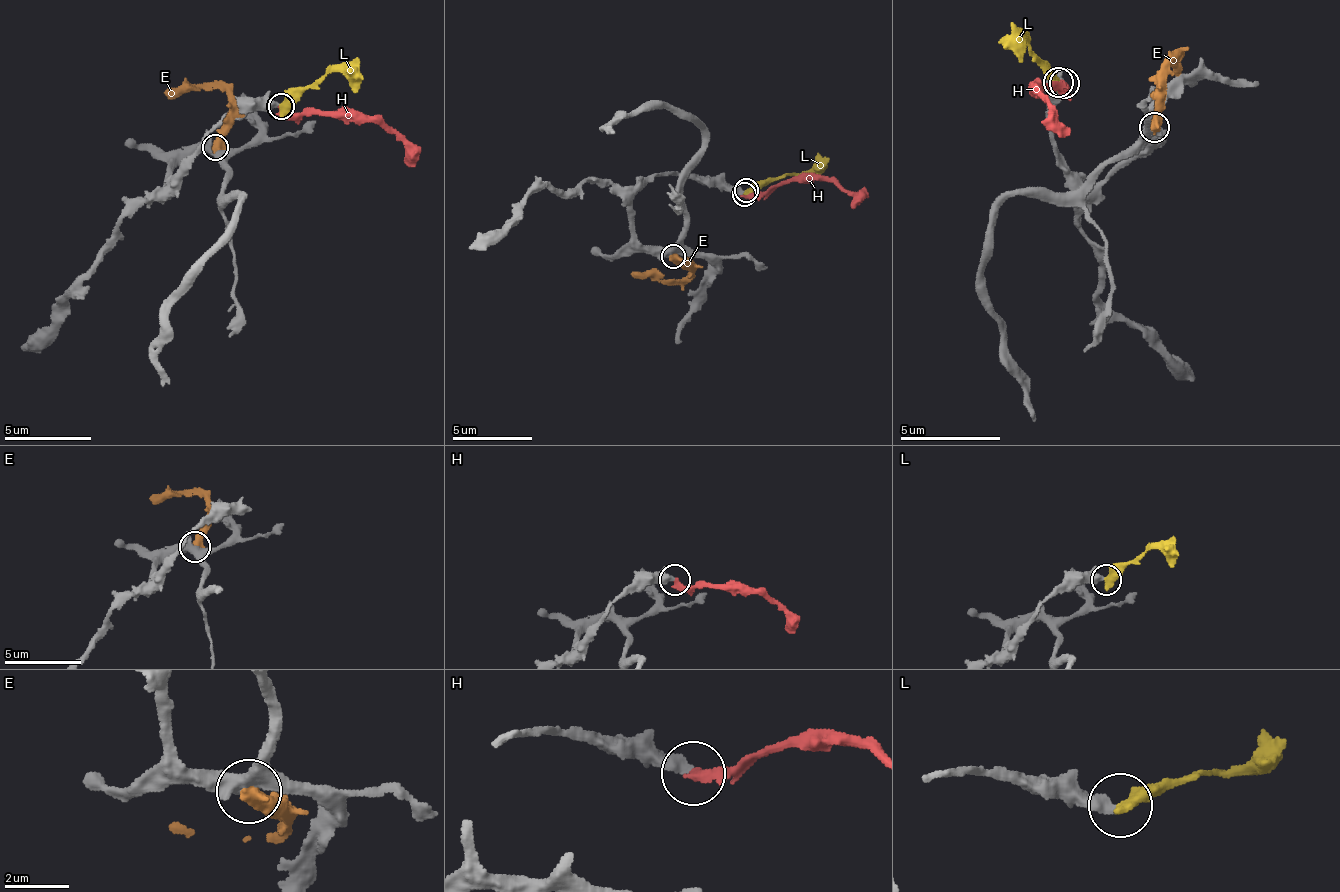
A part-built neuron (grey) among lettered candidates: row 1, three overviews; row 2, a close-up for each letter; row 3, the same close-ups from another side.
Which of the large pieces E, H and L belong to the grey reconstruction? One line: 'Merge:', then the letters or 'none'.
Merge: H

